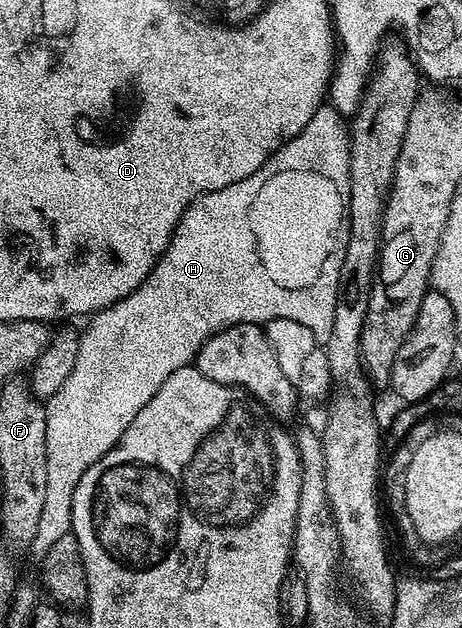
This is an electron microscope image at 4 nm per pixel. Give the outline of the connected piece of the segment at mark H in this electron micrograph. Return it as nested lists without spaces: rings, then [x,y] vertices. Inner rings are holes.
[[[323,103],[311,115],[307,127],[295,135],[279,151],[272,153],[265,162],[255,171],[255,175],[247,175],[247,179],[239,179],[219,191],[203,193],[191,202],[187,211],[179,219],[169,246],[161,253],[161,258],[155,263],[155,267],[147,275],[144,283],[131,295],[119,299],[111,307],[100,309],[88,318],[89,326],[81,333],[79,343],[79,355],[75,358],[75,371],[67,375],[63,387],[45,405],[45,418],[47,419],[47,503],[43,503],[43,515],[39,515],[39,531],[35,531],[35,540],[31,546],[34,558],[41,556],[63,535],[70,533],[73,527],[71,519],[71,499],[75,499],[75,487],[79,487],[79,479],[83,479],[83,471],[91,467],[107,451],[117,446],[117,440],[127,431],[131,419],[147,407],[147,402],[159,387],[175,371],[179,371],[185,365],[193,365],[197,359],[197,353],[219,331],[223,331],[232,325],[239,323],[264,323],[271,319],[295,319],[295,323],[303,323],[303,327],[311,330],[311,335],[319,342],[326,342],[331,335],[331,328],[335,317],[335,296],[338,295],[339,268],[342,267],[343,257],[347,249],[347,231],[349,230],[349,197],[350,197],[350,161],[345,161],[345,143],[349,140],[349,126],[346,118],[337,109],[328,103]]]

